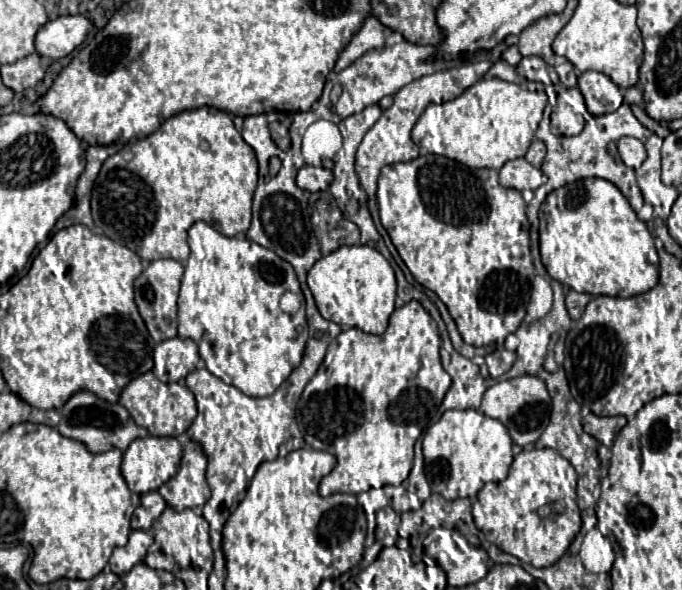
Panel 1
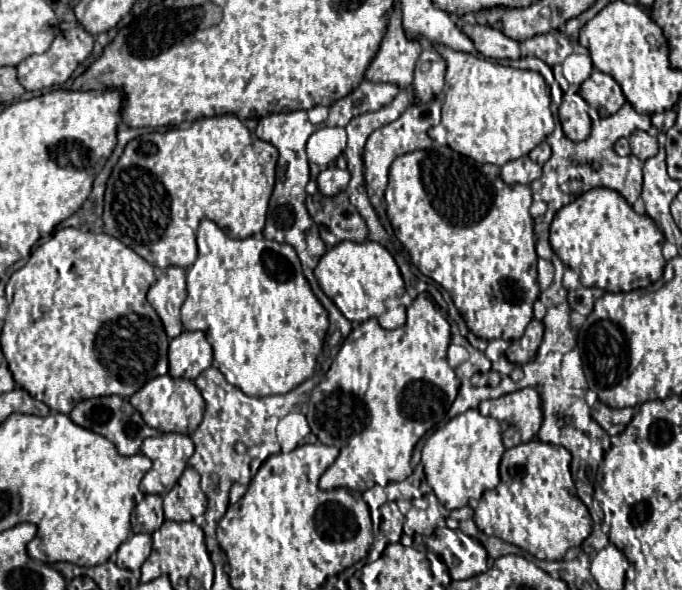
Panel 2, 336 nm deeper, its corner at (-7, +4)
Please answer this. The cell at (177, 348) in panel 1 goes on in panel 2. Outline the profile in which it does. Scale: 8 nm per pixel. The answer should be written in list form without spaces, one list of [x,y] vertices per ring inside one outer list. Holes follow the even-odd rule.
[[[184,330],[170,342],[168,358],[168,374],[172,378],[196,380],[212,364],[212,346],[202,332]]]

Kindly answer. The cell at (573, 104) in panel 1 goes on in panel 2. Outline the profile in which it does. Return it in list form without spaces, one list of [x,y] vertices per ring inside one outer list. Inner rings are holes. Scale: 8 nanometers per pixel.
[[[564,94],[560,104],[560,124],[564,134],[574,140],[586,140],[590,134],[590,116],[588,116],[588,104],[580,94]]]

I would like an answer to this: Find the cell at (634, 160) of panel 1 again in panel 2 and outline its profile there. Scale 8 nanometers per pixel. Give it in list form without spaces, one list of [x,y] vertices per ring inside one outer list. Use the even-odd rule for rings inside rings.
[[[632,132],[630,134],[630,150],[636,158],[640,158],[642,162],[652,158],[658,152],[658,142],[656,142],[656,134],[654,132]]]

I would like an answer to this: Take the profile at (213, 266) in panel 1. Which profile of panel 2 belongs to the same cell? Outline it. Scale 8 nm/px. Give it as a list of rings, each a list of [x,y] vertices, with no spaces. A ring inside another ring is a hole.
[[[200,220],[198,226],[198,258],[186,272],[188,298],[182,306],[184,330],[200,330],[206,334],[214,350],[218,370],[226,380],[248,396],[286,394],[314,374],[316,358],[328,330],[328,314],[314,296],[302,274],[296,250],[262,236],[230,238],[212,220]]]

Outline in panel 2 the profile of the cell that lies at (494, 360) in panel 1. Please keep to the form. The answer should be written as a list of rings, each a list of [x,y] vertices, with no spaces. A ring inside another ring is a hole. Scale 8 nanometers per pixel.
[[[532,320],[524,332],[524,336],[520,340],[510,342],[508,350],[506,350],[506,358],[512,364],[526,364],[528,360],[532,360],[536,356],[536,350],[542,342],[542,334],[544,334],[544,326],[540,320]]]

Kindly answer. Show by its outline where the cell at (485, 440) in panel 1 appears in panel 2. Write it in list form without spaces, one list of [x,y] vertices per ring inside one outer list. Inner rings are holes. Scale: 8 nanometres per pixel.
[[[466,410],[426,439],[422,448],[426,480],[448,510],[462,508],[470,498],[480,498],[486,490],[492,490],[500,484],[498,466],[504,450],[500,422],[490,416],[482,416],[478,410]]]

